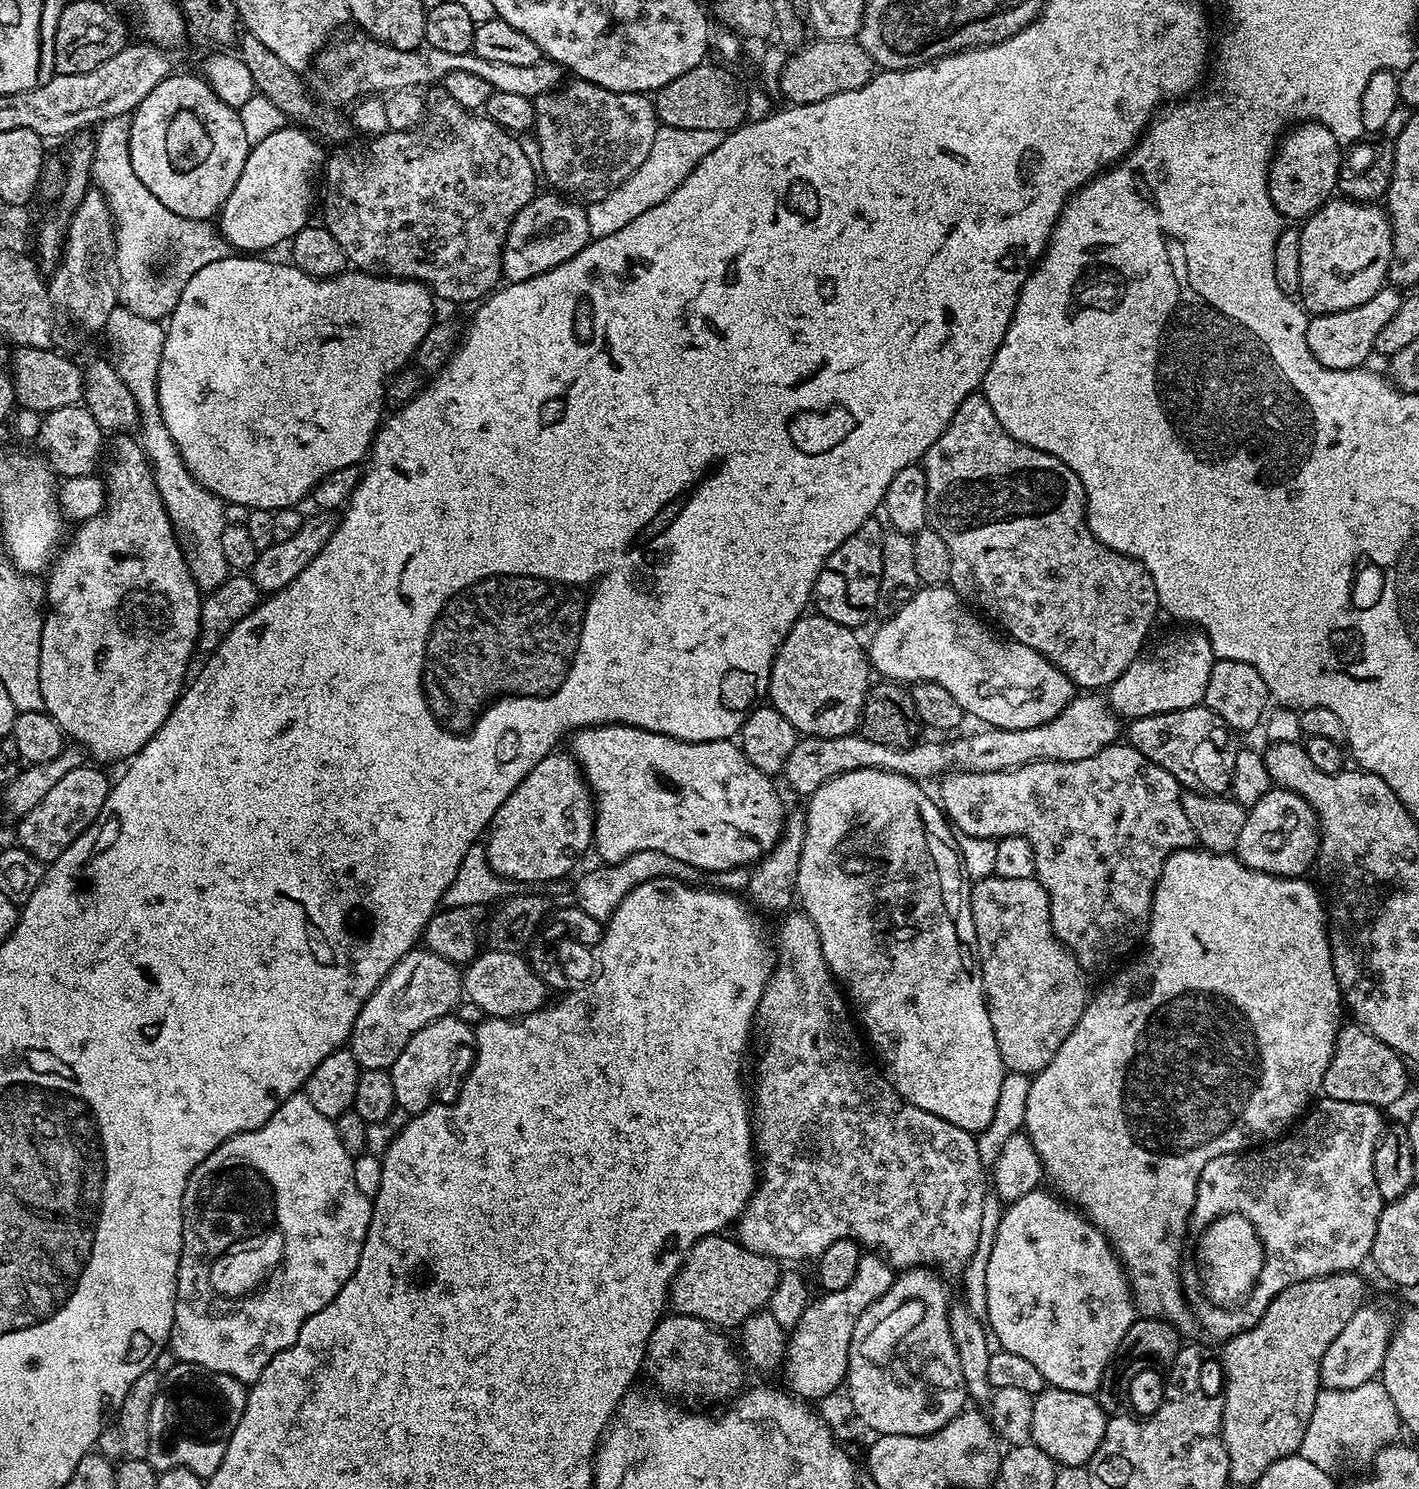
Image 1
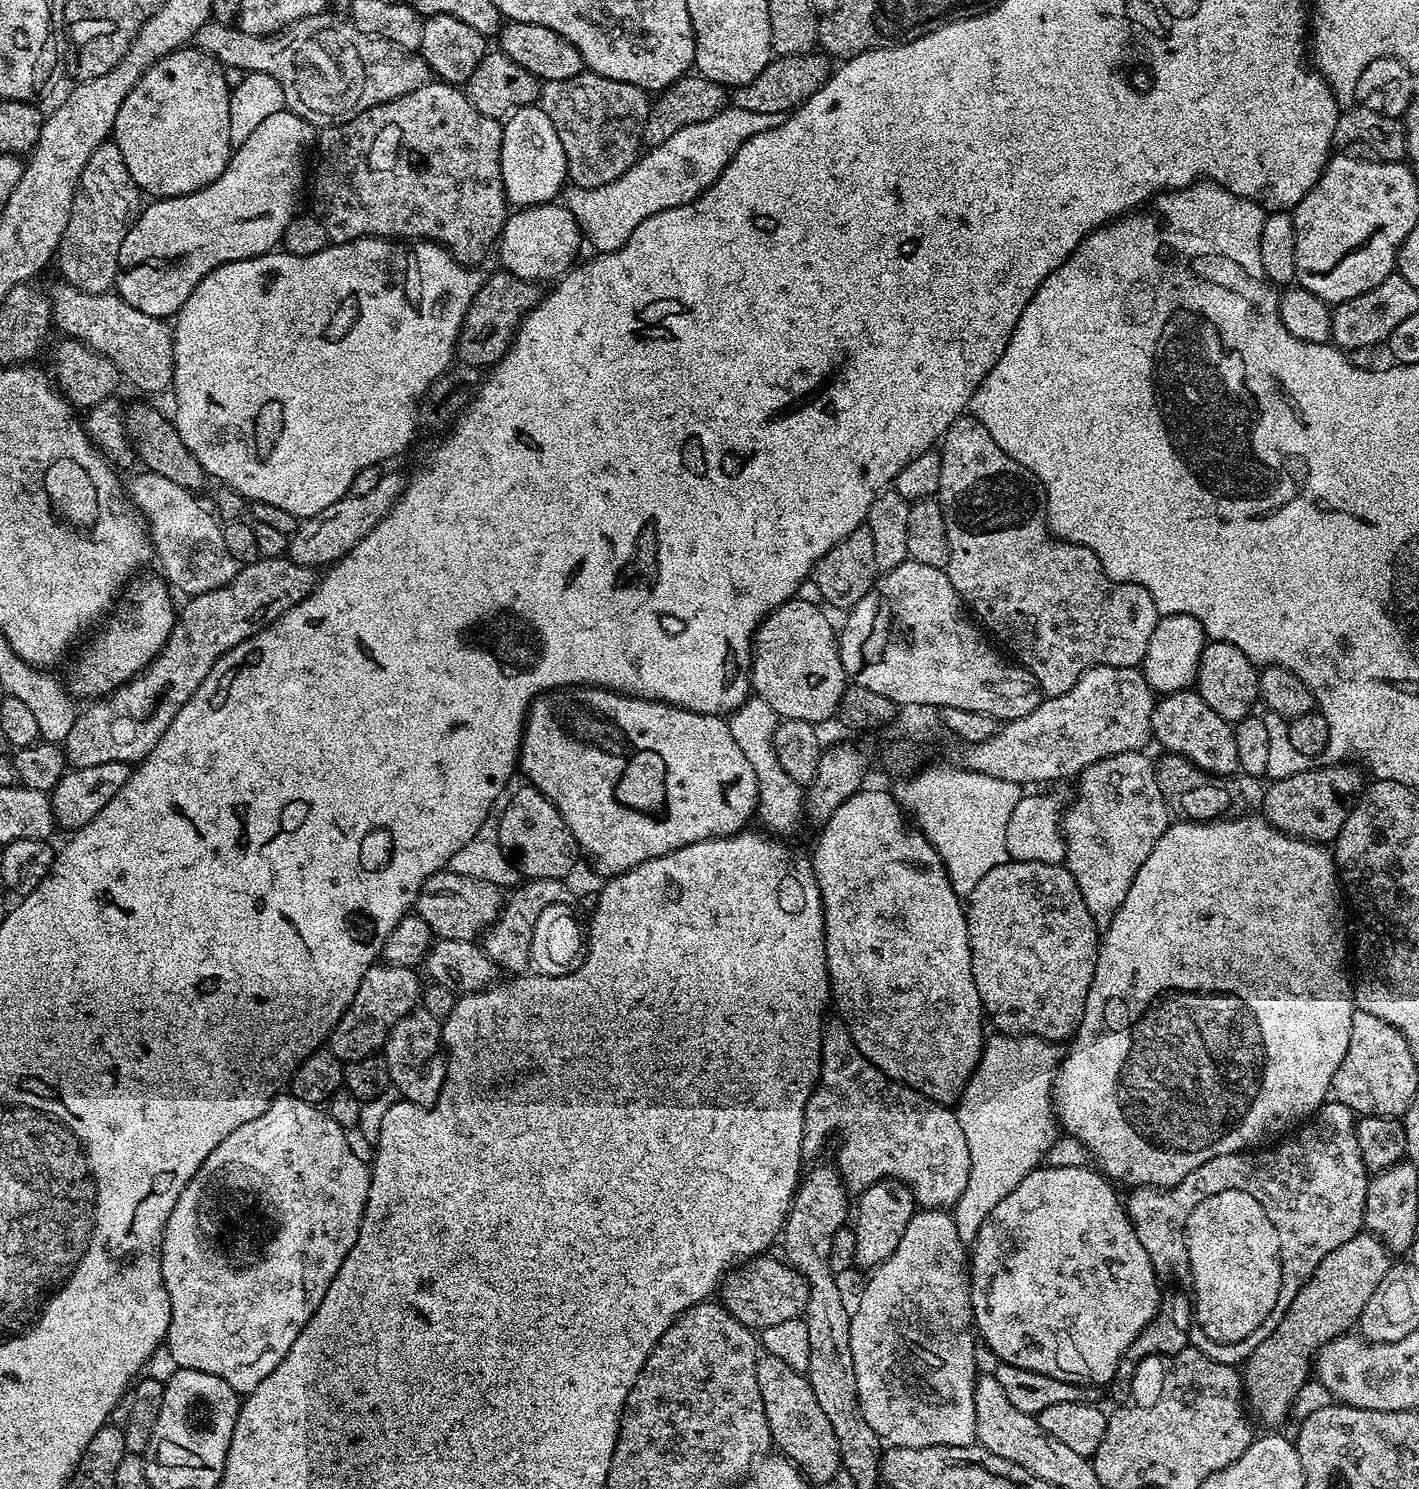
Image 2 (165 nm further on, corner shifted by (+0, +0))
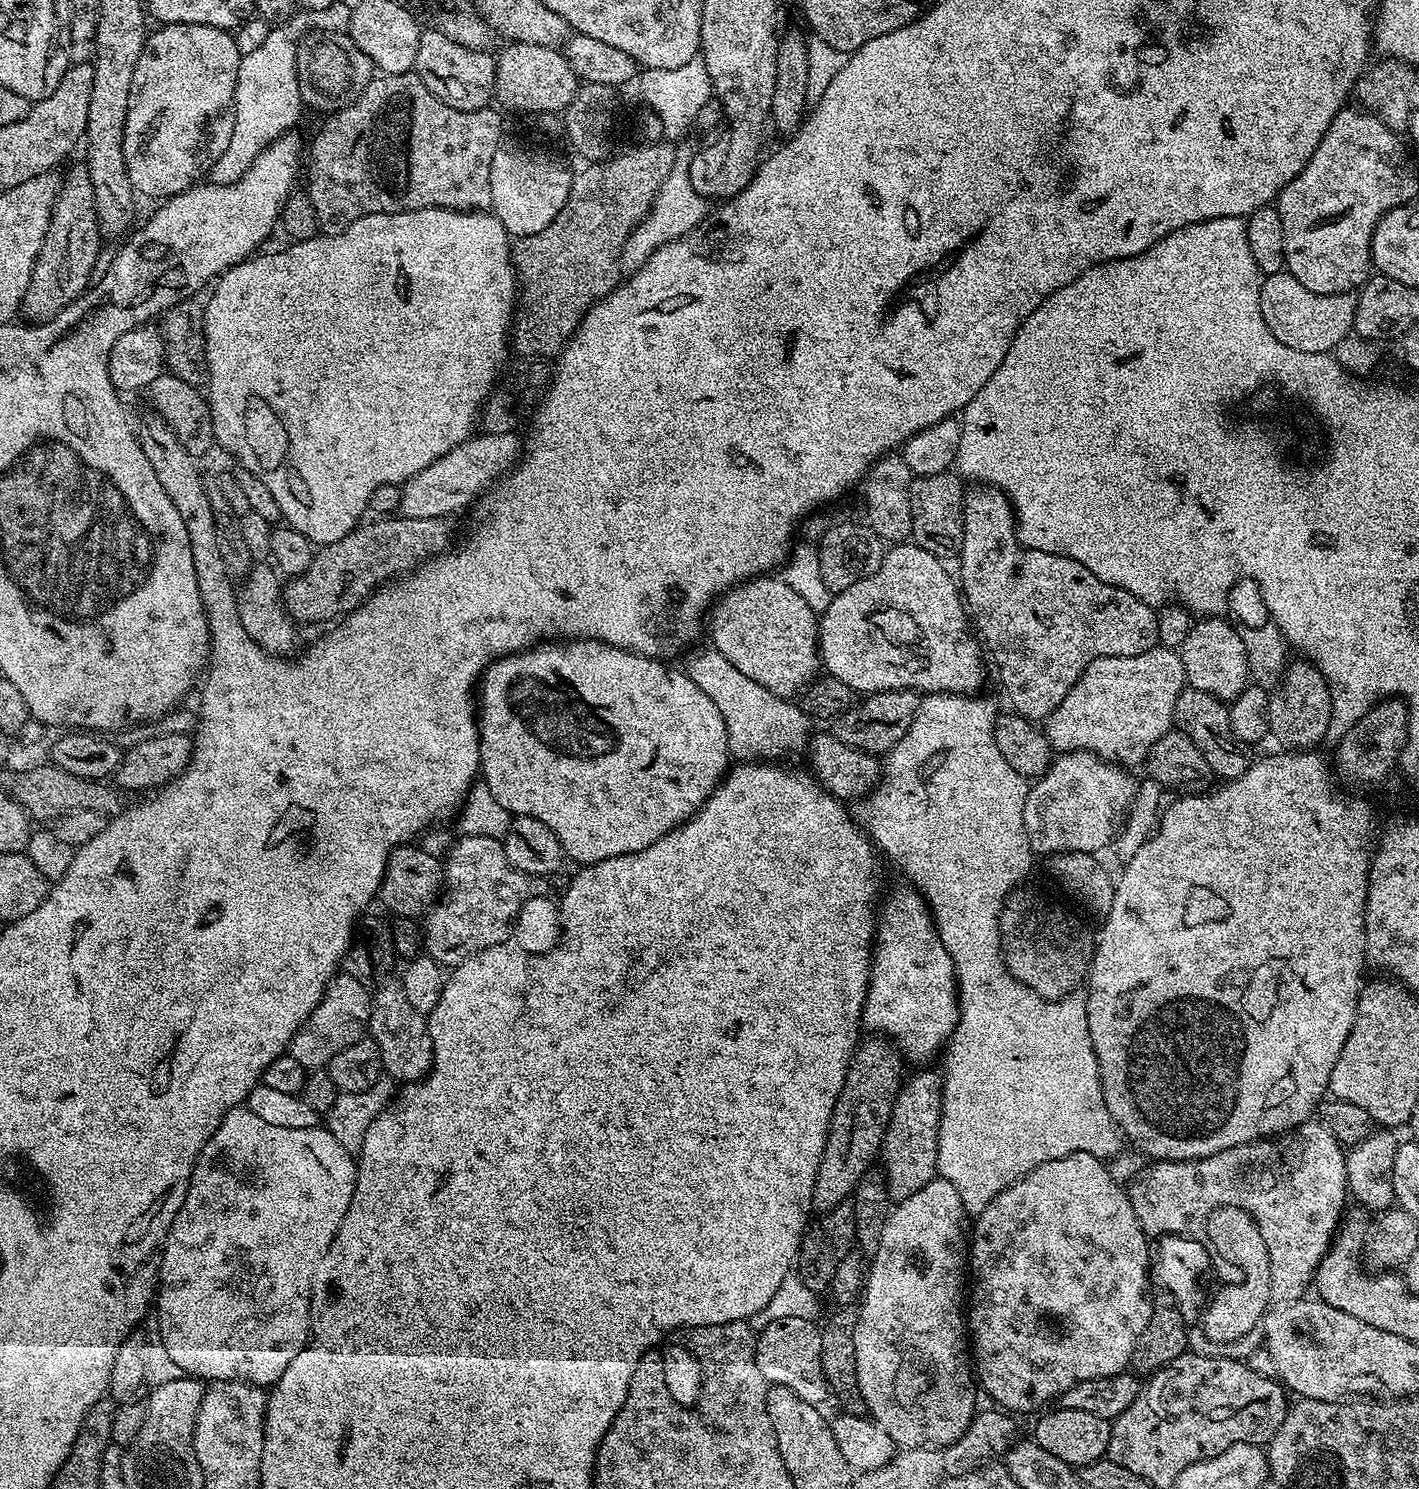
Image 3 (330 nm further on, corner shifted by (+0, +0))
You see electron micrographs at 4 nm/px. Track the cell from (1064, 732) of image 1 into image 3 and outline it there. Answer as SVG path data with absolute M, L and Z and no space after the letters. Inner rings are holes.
M1157 646L1146 654L1094 658L1070 694L1048 715L1048 742L1057 753L1092 752L1121 766L1147 761L1154 742L1173 731L1176 703L1185 686L1182 658L1170 648Z

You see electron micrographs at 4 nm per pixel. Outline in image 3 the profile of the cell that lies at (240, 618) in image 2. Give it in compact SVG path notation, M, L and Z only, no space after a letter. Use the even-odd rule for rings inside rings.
M397 515L395 518L372 519L376 520L369 519L361 523L353 532L346 534L346 538L338 538L338 542L323 545L313 555L309 568L291 577L283 585L282 605L297 625L320 624L323 620L332 619L335 621L356 611L356 607L364 603L373 592L399 577L396 576L399 572L411 573L425 560L443 556L454 544L452 535L456 528L447 516L406 518Z

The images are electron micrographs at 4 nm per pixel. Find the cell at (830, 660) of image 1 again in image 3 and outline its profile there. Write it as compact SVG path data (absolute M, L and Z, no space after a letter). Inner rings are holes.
M761 574L729 588L713 603L706 620L706 632L712 635L711 647L720 652L726 662L742 670L746 678L758 682L758 686L766 686L770 694L792 698L817 679L821 671L820 625L817 612L806 604L805 598L792 590L782 578L776 577L775 580L774 577L772 574Z

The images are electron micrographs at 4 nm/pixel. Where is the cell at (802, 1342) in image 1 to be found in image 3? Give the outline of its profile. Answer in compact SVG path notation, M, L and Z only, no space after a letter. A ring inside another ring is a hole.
M916 1070L912 1077L903 1081L902 1087L899 1092L896 1093L894 1101L894 1107L892 1109L892 1117L890 1122L886 1126L884 1131L884 1140L880 1143L880 1154L878 1157L879 1163L882 1165L882 1171L884 1174L884 1185L888 1188L889 1201L899 1202L910 1198L910 1194L914 1194L914 1190L922 1190L922 1186L926 1186L926 1182L937 1179L938 1173L936 1170L936 1163L938 1162L938 1130L940 1129L940 1103L944 1097L944 1077L939 1071L936 1072L924 1072L928 1070Z

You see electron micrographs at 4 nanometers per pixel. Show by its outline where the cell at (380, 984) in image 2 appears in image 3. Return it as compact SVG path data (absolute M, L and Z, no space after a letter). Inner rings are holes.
M343 974L333 976L310 1018L306 1018L304 1025L294 1034L290 1045L292 1057L305 1070L320 1070L331 1062L338 1050L346 1050L346 1046L354 1046L354 1042L365 1039L372 1013L372 997L369 985L358 982L358 978Z

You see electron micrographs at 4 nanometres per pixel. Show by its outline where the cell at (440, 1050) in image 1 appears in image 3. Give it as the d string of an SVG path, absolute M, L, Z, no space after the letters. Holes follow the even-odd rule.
M388 982L375 989L372 997L372 1013L368 1019L370 1039L378 1042L384 1071L396 1082L423 1080L432 1068L432 1043L428 1033L426 1016L414 1010L398 982Z

